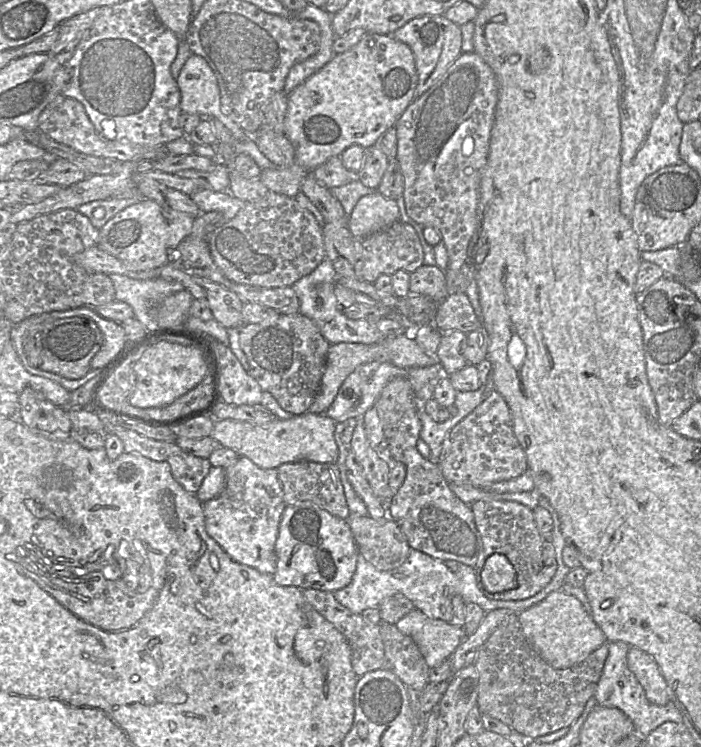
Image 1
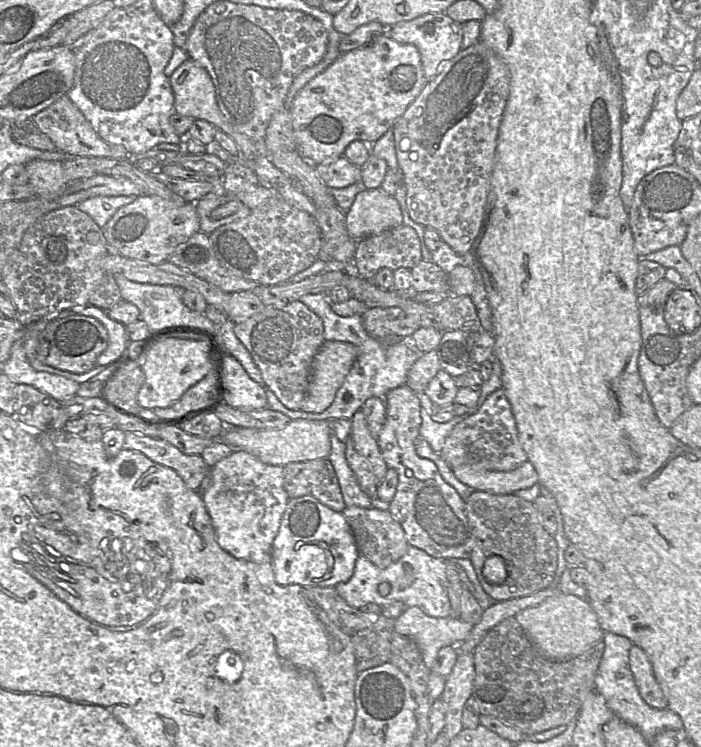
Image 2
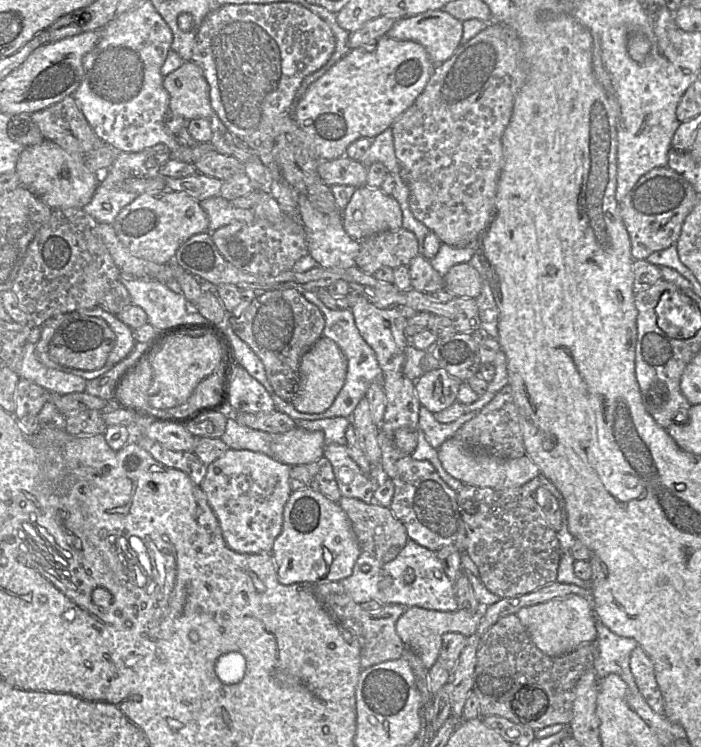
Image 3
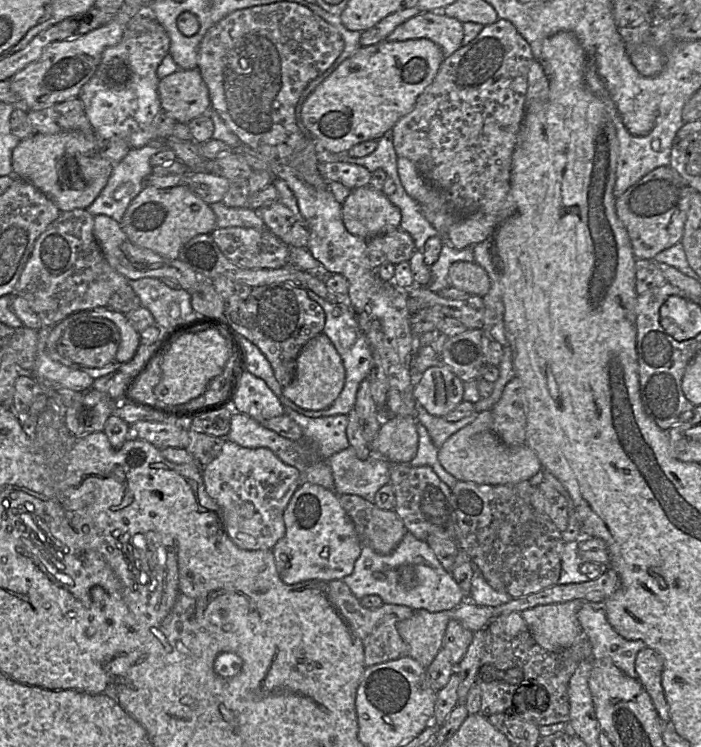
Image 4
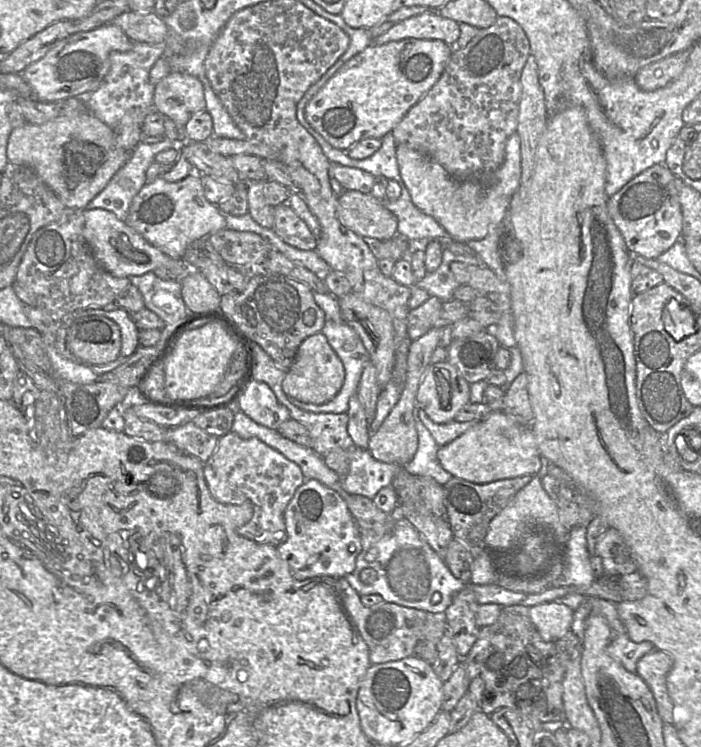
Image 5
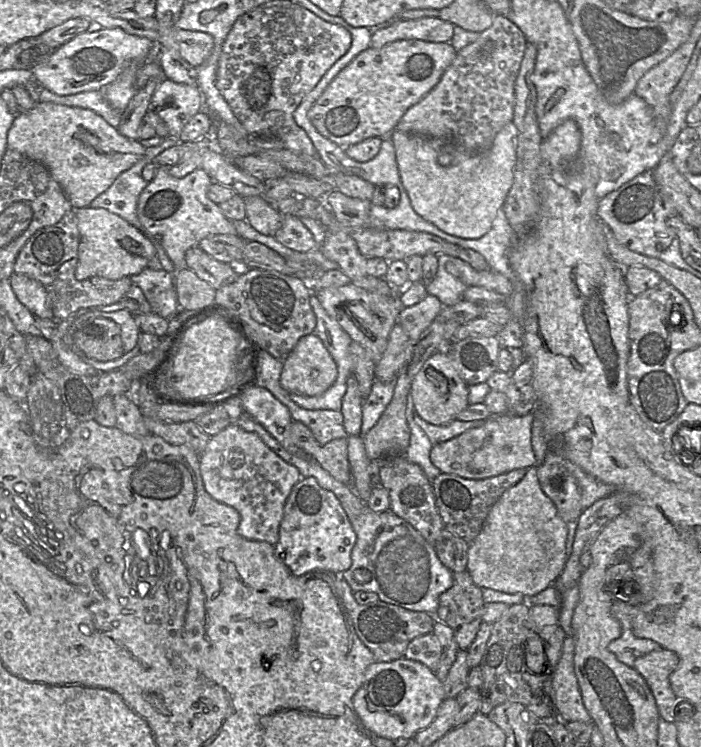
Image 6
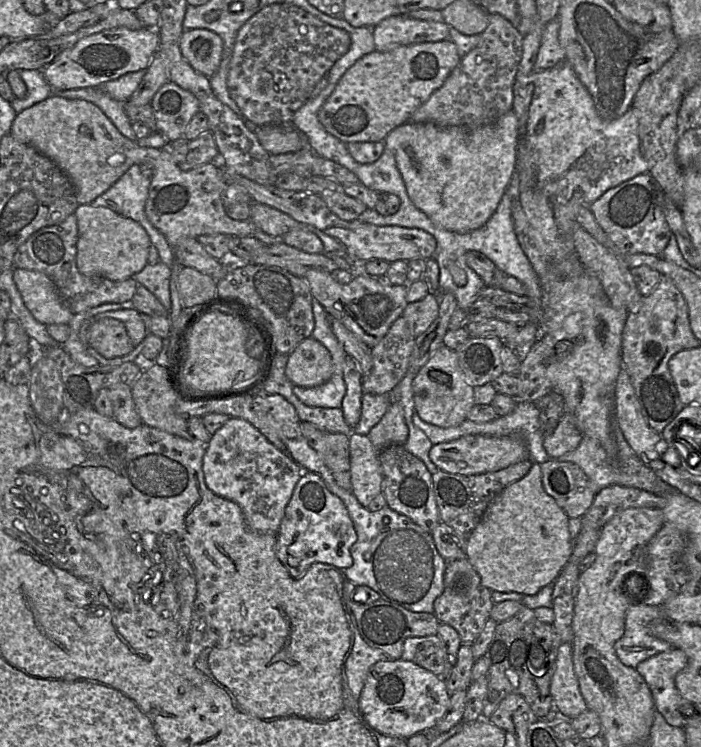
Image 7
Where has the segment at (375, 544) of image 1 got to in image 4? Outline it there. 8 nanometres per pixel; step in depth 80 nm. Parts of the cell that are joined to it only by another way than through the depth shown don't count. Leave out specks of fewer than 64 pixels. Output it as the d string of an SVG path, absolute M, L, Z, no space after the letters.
M339 495L339 502L352 520L362 546L370 547L378 554L390 554L407 532L403 521L394 510L382 510L374 502L369 502L357 495Z

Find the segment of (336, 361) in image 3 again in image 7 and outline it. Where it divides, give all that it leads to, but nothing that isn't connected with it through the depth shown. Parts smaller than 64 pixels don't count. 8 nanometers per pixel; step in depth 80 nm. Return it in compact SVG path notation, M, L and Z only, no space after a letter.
M311 336L289 354L285 375L294 386L317 387L326 383L332 374L333 364L329 351Z

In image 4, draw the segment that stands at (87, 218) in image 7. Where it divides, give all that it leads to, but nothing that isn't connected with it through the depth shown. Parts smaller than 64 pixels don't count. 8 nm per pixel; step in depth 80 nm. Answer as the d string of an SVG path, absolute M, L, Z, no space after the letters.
M106 215L94 216L94 237L109 265L128 280L151 277L161 279L174 278L180 287L190 294L195 291L197 275L194 270L179 258L168 259L149 249L134 245L122 230L120 223Z

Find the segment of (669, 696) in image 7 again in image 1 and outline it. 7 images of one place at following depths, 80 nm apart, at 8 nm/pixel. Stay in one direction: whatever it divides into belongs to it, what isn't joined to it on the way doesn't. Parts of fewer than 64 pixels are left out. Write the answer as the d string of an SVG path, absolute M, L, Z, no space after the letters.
M630 647L627 663L651 703L663 706L670 702L666 681L658 665L648 653L636 647Z

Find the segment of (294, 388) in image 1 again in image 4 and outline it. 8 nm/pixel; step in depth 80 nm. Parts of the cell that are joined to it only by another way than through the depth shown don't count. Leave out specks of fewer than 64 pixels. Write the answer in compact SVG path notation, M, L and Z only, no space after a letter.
M289 282L252 287L248 298L226 303L224 316L238 335L252 342L265 355L282 388L295 376L301 349L323 332L326 322L323 308L309 298L307 289Z

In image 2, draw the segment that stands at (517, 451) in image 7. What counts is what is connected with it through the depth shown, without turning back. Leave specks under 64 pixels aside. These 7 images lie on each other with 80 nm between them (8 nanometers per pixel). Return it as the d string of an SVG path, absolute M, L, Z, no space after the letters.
M528 460L507 472L474 470L468 465L455 467L452 472L459 481L474 491L485 491L496 495L514 494L538 482L538 474Z

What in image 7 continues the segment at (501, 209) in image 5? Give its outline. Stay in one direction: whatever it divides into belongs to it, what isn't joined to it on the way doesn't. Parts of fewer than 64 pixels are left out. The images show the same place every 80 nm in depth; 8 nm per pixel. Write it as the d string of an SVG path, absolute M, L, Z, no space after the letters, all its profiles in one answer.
M511 109L496 121L478 126L478 127L465 127L465 126L449 126L443 127L431 122L414 123L408 121L403 125L398 126L391 131L384 139L385 148L391 150L395 155L396 165L404 180L407 193L413 204L422 212L424 212L432 223L440 228L448 231L465 234L473 230L481 228L495 212L506 188L512 178L513 171L516 165L516 151L518 143L518 121L514 111Z

